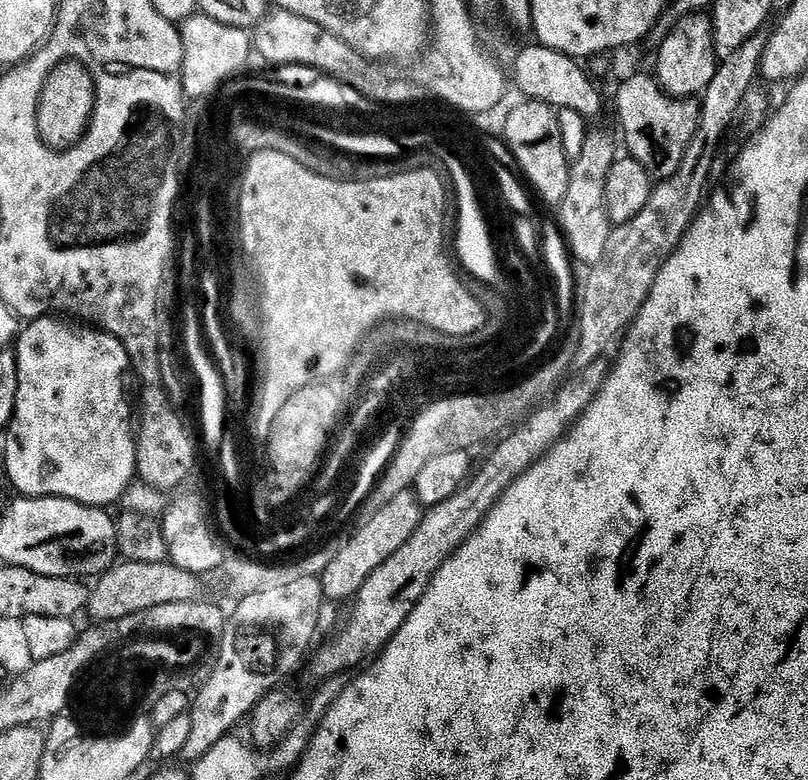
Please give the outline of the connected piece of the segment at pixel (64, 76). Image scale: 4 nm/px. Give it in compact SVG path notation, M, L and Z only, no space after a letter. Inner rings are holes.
M68 60L53 69L45 82L38 108L38 128L42 141L57 152L74 147L84 136L96 102L94 80L85 63Z

